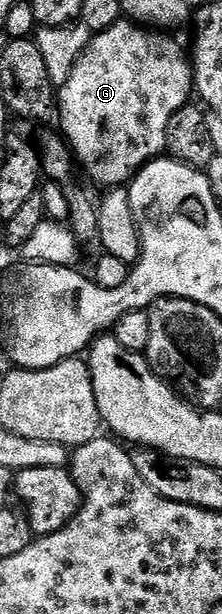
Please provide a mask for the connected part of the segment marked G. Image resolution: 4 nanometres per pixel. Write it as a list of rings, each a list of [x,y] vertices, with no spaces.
[[[124,18],[119,20],[109,30],[94,33],[91,37],[91,45],[83,53],[83,57],[73,66],[73,74],[69,74],[69,82],[65,82],[57,92],[57,124],[60,124],[61,135],[67,141],[74,159],[87,167],[87,172],[99,184],[106,186],[123,186],[134,177],[135,173],[151,160],[160,159],[167,152],[167,131],[171,128],[173,114],[186,106],[193,96],[193,64],[183,53],[183,48],[175,40],[170,40],[170,35],[164,34],[159,30],[152,30],[147,26],[140,26],[131,20]]]

